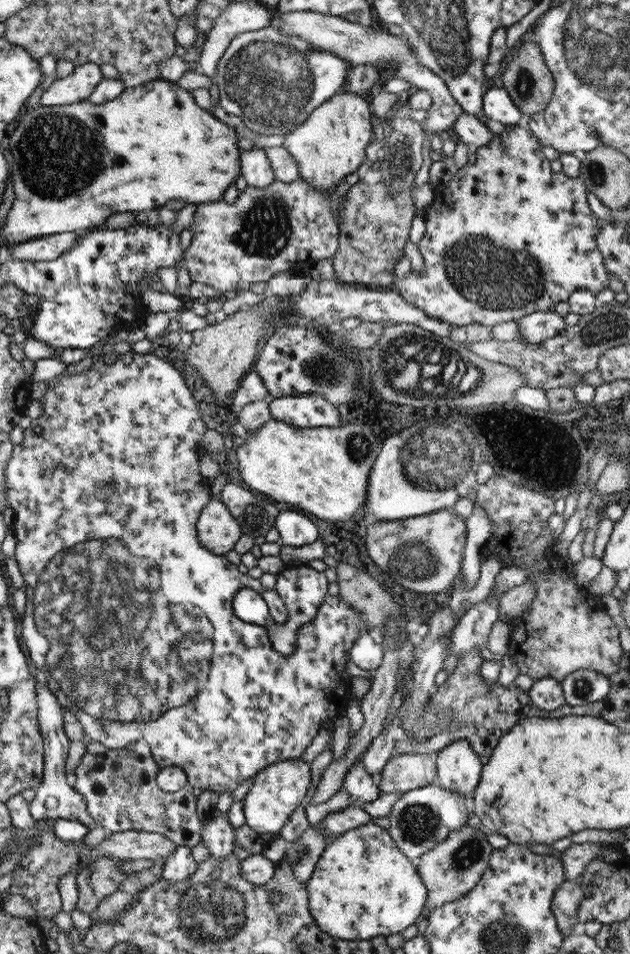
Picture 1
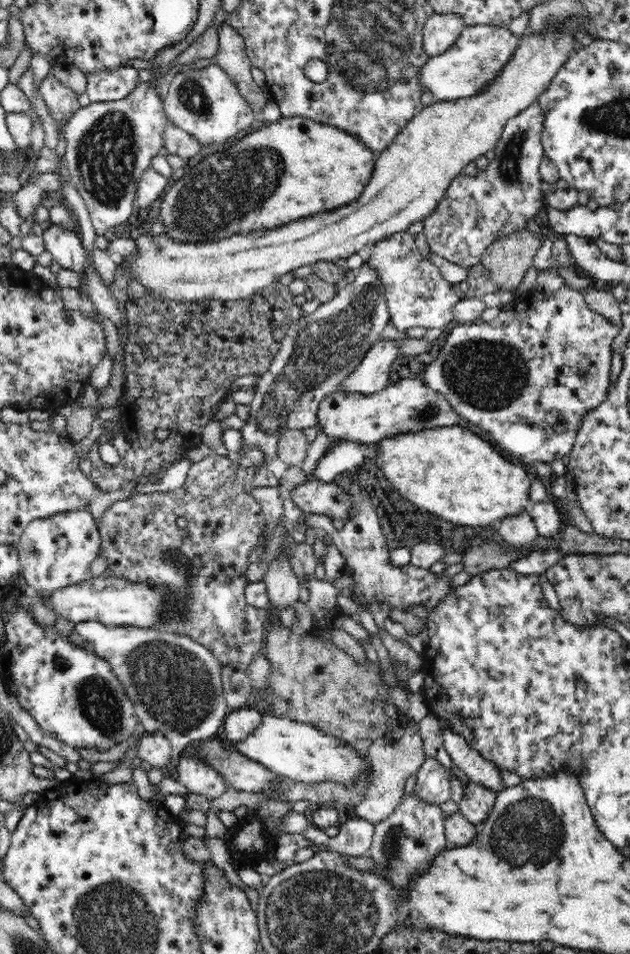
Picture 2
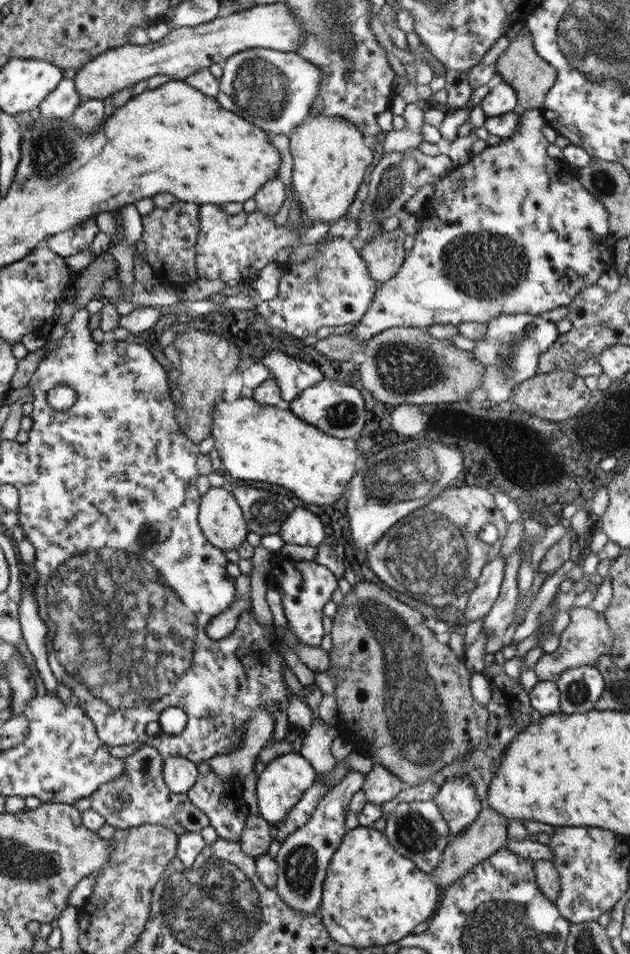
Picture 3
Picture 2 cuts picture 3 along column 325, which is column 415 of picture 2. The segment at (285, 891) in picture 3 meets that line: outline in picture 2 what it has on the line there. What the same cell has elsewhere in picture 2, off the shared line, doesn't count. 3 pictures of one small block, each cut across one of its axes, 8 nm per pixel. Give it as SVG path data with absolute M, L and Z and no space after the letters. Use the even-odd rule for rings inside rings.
M415 793L404 798L398 804L398 807L392 812L386 820L378 822L373 826L373 842L368 856L381 868L386 869L388 881L400 889L400 891L408 891L413 881L422 874L428 873L430 862L438 857L447 848L447 839L445 836L445 817L438 804L426 804L420 800Z

